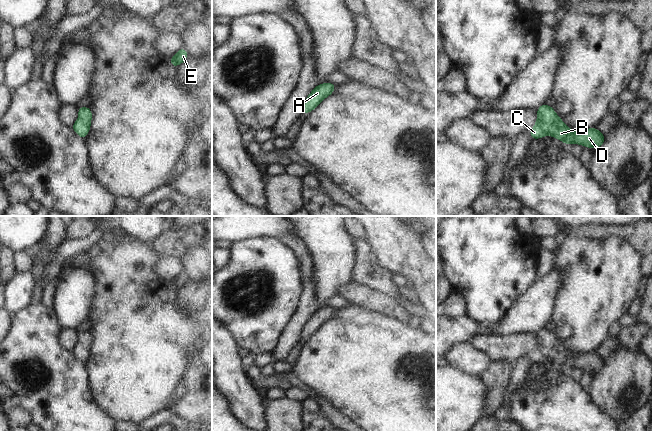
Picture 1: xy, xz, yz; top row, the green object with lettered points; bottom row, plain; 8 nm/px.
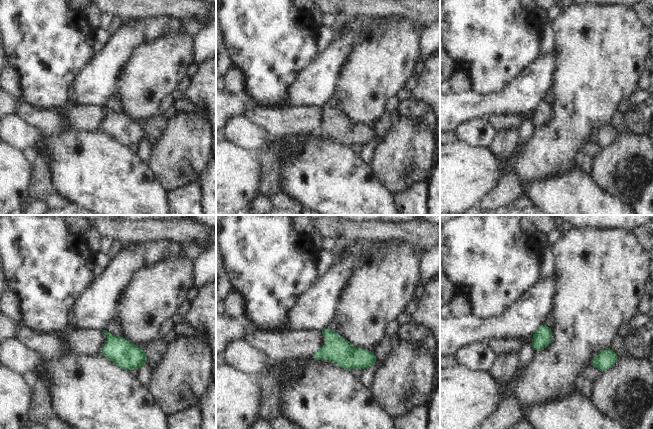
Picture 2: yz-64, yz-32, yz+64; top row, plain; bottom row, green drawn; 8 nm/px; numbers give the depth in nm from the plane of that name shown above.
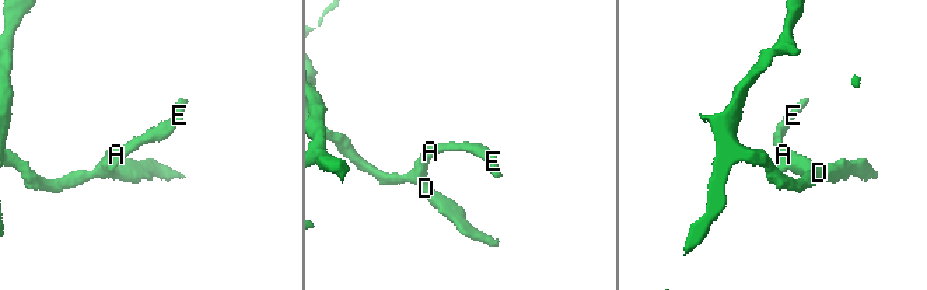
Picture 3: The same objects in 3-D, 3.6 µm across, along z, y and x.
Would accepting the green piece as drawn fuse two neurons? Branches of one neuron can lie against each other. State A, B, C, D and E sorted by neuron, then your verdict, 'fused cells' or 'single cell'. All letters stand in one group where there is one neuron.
groups A B C D E; single cell

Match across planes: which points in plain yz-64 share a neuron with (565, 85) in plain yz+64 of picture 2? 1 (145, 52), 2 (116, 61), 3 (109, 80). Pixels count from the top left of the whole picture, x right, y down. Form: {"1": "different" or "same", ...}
{"1": "same", "2": "different", "3": "different"}

